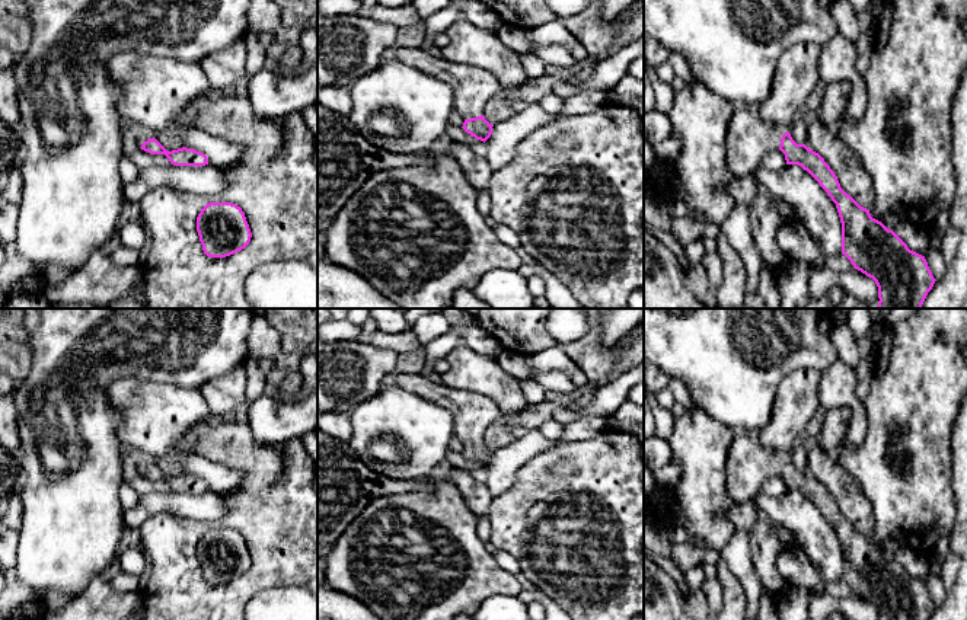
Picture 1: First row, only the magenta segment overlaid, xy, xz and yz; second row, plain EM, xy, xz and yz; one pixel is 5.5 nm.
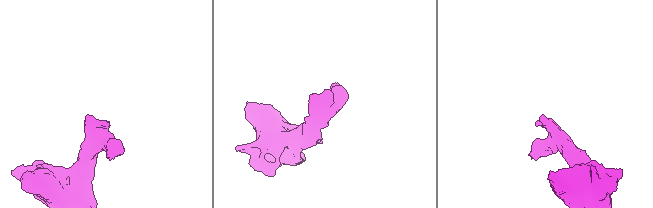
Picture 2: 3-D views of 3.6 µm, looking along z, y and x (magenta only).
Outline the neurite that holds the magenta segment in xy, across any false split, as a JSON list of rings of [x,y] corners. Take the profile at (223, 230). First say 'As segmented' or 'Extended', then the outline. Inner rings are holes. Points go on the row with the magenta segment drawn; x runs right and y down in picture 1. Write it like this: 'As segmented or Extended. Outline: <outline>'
As segmented. Outline: [[[210,202],[197,217],[202,250],[210,258],[226,258],[245,249],[252,237],[245,212],[232,202]]]

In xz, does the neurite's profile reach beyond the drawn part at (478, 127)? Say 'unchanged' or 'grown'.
grown

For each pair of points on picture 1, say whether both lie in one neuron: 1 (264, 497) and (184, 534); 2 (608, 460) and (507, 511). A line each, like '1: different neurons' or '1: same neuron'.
1: same neuron
2: same neuron

